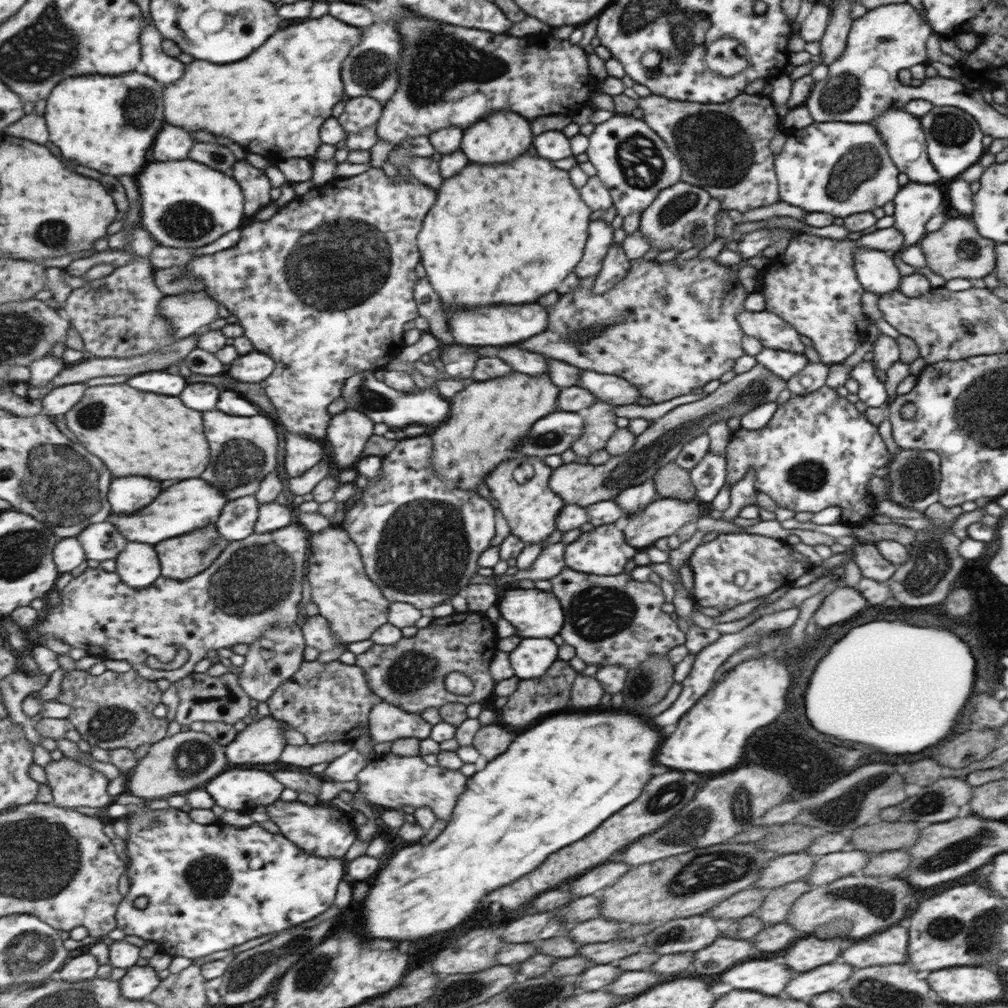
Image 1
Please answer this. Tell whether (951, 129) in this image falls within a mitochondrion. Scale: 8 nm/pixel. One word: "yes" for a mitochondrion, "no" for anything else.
yes

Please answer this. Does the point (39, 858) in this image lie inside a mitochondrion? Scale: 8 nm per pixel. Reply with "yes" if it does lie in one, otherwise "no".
yes

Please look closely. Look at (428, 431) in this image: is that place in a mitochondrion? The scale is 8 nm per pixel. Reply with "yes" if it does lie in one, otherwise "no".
no

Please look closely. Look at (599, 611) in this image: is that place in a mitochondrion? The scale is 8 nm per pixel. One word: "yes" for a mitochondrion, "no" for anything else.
yes

